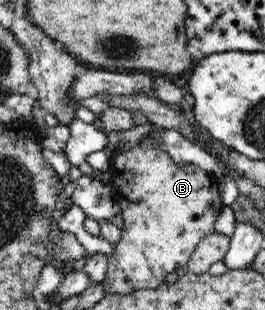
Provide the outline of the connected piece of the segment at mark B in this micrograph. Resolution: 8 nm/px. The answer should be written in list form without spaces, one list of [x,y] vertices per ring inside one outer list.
[[[142,142],[130,150],[114,152],[110,174],[114,201],[123,211],[124,229],[121,240],[113,247],[114,255],[108,255],[108,272],[102,287],[105,294],[128,294],[133,290],[153,289],[165,283],[165,276],[177,268],[186,266],[194,249],[202,238],[215,232],[214,222],[225,206],[219,189],[219,179],[198,166],[182,166],[172,160],[166,151]]]

